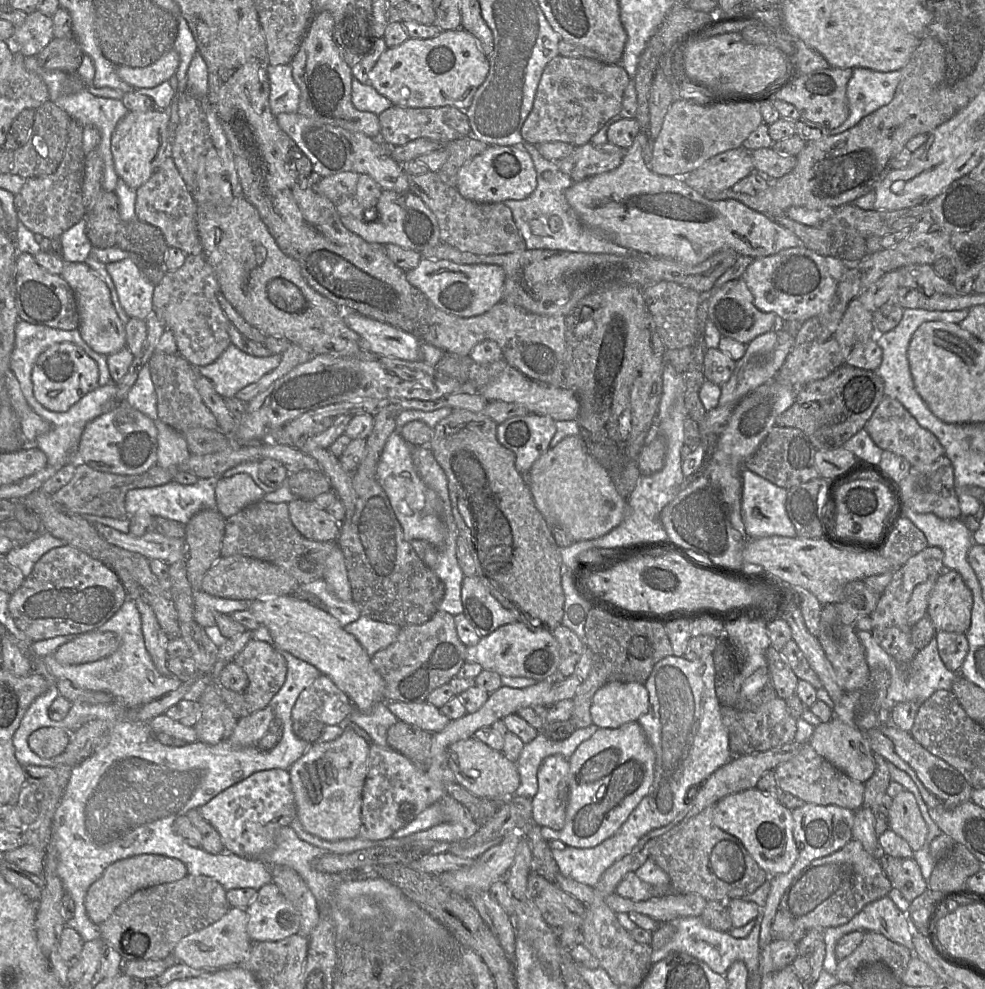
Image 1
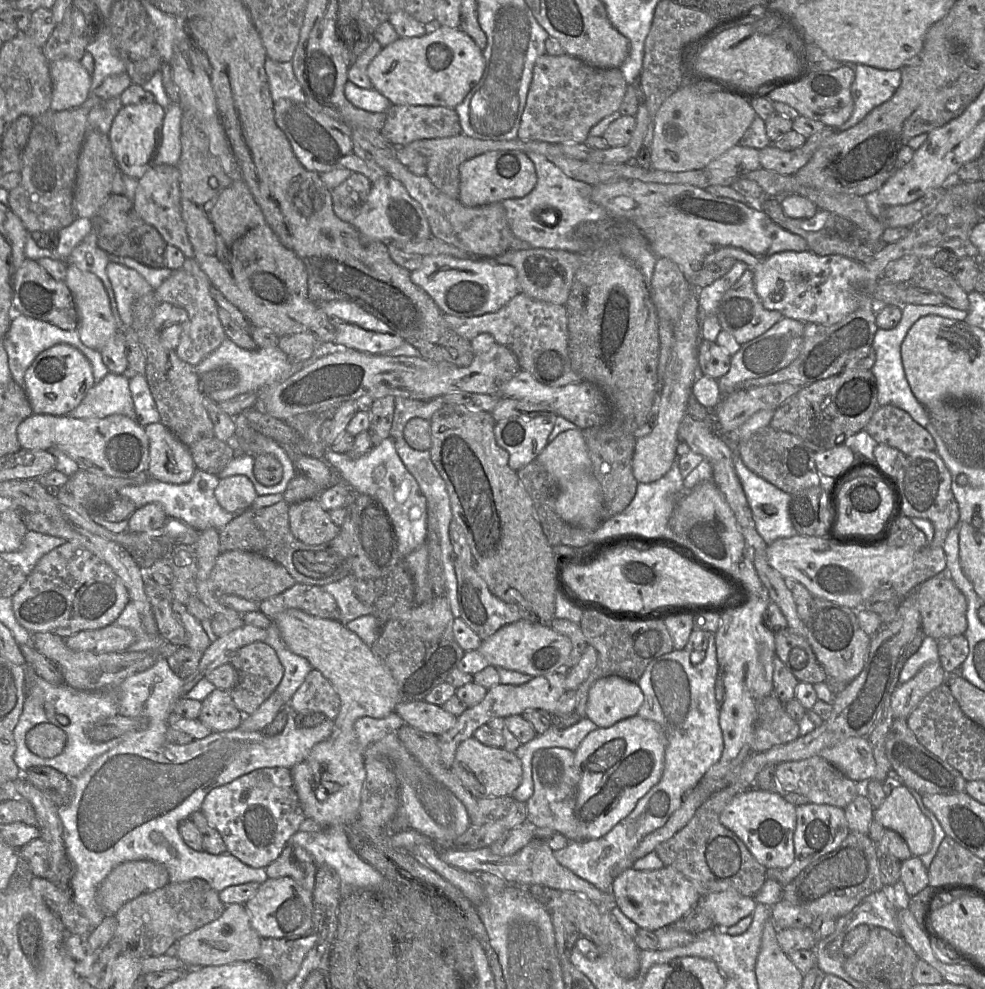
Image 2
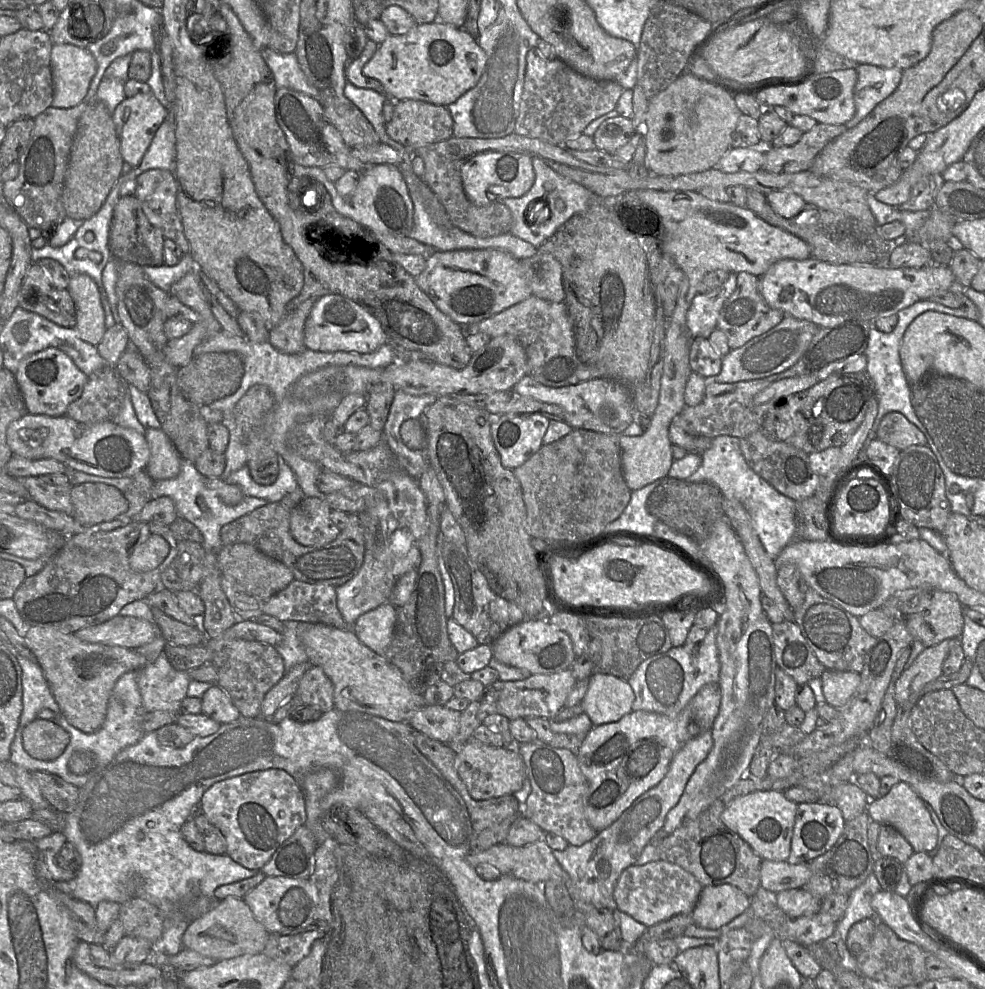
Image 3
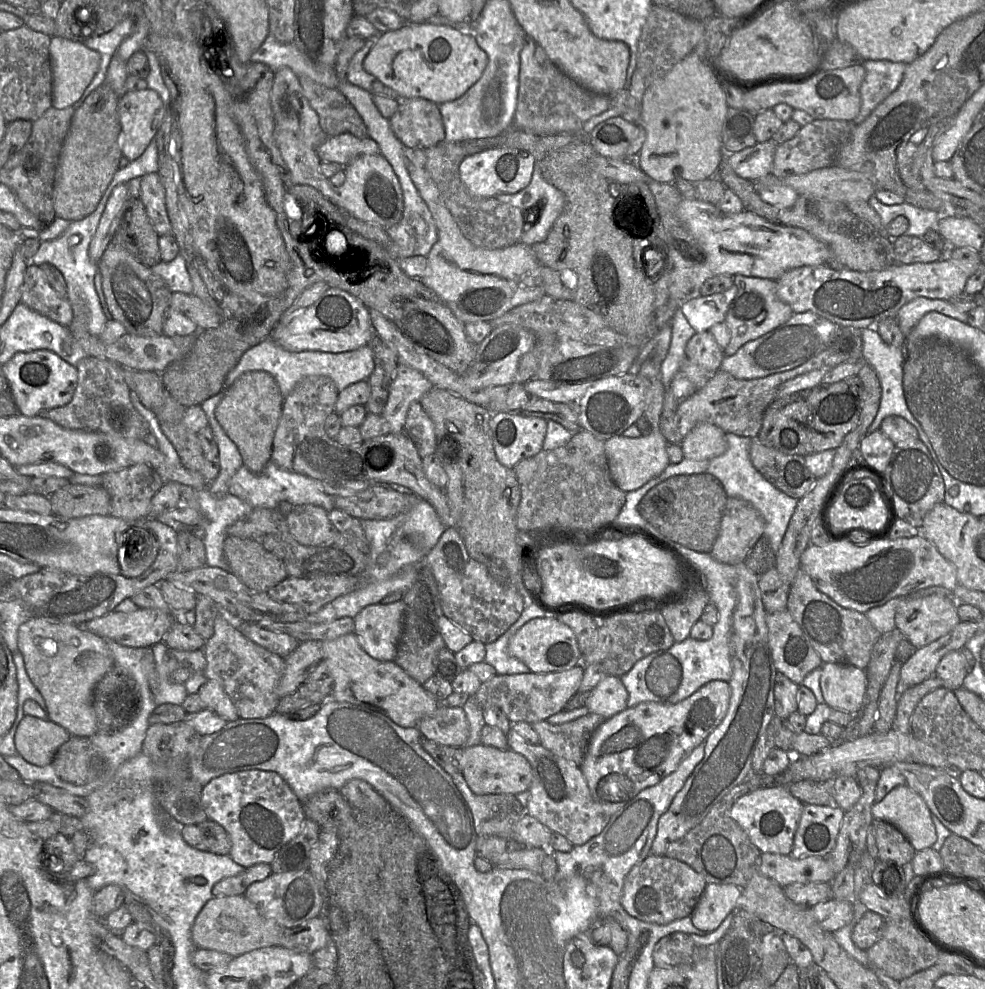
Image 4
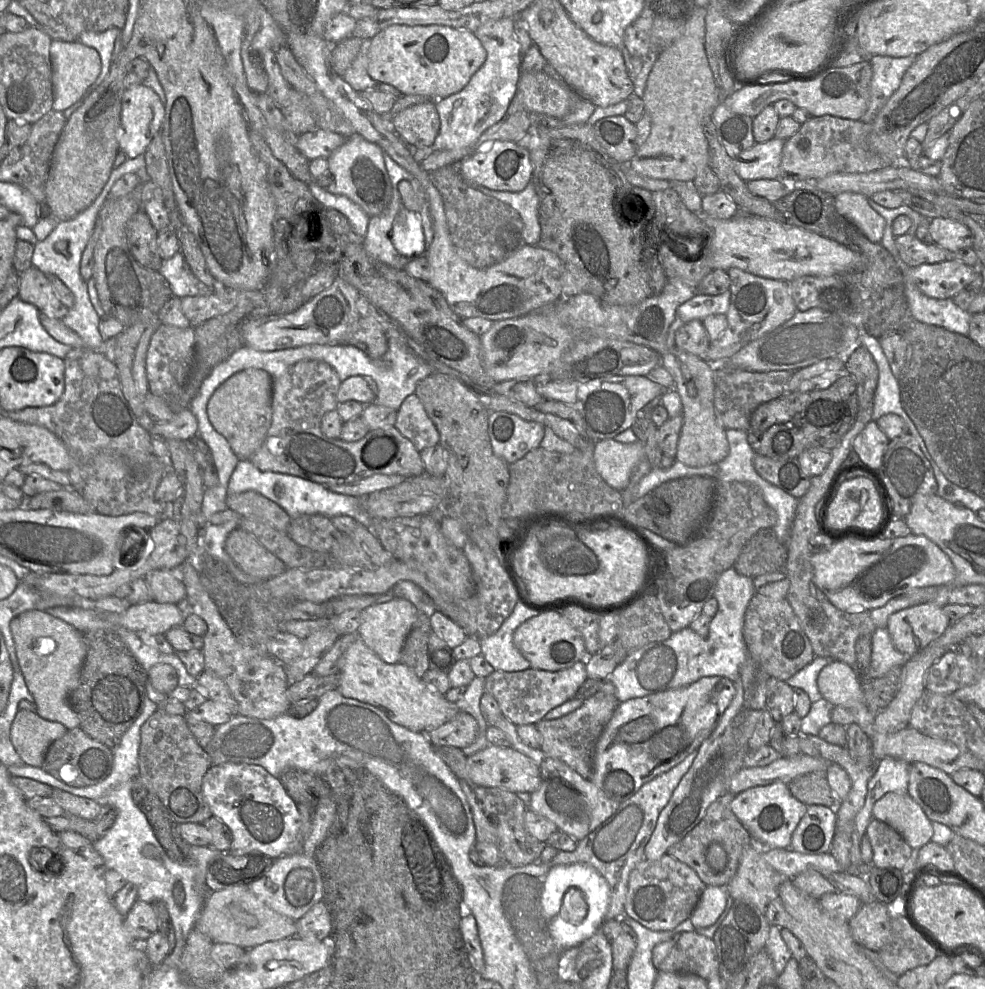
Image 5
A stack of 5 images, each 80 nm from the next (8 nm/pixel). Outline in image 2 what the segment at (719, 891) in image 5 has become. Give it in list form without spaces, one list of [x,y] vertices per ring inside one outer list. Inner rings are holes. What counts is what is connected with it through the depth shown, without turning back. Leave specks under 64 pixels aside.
[[[725,890],[701,897],[701,903],[714,921],[715,927],[733,926],[746,916],[752,915],[757,902],[735,890]]]

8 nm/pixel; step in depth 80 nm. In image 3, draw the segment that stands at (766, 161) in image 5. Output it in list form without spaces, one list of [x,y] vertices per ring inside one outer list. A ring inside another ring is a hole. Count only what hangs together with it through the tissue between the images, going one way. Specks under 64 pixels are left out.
[[[766,146],[758,148],[730,148],[716,166],[722,172],[757,172],[764,169]]]

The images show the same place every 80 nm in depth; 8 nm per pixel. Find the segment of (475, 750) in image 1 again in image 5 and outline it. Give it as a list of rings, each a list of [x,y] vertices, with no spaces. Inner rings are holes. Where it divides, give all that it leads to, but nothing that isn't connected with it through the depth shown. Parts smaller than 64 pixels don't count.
[[[488,745],[467,757],[467,769],[472,782],[482,787],[496,787],[513,793],[533,793],[541,784],[537,765],[512,747]]]

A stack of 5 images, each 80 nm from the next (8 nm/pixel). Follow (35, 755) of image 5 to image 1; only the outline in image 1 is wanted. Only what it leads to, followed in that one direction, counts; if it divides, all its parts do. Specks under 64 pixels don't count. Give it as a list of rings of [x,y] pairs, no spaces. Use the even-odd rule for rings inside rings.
[[[57,727],[38,728],[28,737],[28,746],[31,751],[43,759],[61,754],[68,743],[68,733]]]

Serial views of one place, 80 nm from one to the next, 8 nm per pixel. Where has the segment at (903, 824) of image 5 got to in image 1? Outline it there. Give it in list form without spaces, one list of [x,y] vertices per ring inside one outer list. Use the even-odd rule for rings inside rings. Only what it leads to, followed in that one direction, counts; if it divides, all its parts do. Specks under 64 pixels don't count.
[[[904,790],[895,796],[886,817],[889,829],[906,840],[914,852],[923,847],[928,826],[911,792]]]

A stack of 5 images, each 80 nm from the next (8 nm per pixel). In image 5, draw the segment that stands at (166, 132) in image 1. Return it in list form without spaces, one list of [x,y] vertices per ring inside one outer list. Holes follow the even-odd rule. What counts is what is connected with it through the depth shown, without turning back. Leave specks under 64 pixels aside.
[[[144,83],[126,87],[121,101],[120,151],[129,159],[144,155],[160,130],[165,106]]]

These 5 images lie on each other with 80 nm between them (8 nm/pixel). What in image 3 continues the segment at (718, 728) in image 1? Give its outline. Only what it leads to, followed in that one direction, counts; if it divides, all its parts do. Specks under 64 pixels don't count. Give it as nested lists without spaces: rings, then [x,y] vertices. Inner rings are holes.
[[[717,624],[708,629],[705,639],[698,645],[685,644],[672,647],[670,650],[657,654],[643,661],[627,680],[635,694],[632,705],[633,711],[655,712],[669,717],[677,716],[700,691],[702,687],[710,683],[718,683],[720,679],[720,661],[717,647]],[[711,730],[692,738],[674,755],[662,781],[638,797],[609,827],[581,846],[569,845],[563,851],[553,850],[555,859],[569,875],[569,881],[565,885],[576,902],[609,910],[617,908],[614,889],[621,873],[635,865],[642,850],[662,829],[668,812],[679,802],[687,782],[712,747]]]

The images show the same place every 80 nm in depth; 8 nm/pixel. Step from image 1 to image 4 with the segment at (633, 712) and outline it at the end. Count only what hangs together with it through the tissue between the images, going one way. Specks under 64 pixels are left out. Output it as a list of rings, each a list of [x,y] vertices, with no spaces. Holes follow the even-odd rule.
[[[607,675],[590,691],[585,706],[607,720],[625,710],[627,700],[628,692],[620,677]]]

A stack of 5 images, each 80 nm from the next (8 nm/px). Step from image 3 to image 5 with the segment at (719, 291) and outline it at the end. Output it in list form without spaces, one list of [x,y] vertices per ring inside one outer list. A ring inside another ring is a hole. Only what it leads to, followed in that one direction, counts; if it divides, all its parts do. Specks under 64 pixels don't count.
[[[725,291],[720,295],[696,294],[678,308],[678,317],[687,323],[692,320],[703,321],[713,314],[727,314],[731,293]]]

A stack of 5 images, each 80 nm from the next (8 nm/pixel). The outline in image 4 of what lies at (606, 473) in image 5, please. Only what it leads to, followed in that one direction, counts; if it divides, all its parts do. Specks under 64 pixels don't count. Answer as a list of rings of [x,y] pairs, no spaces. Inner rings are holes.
[[[660,428],[652,429],[648,435],[638,438],[619,435],[605,440],[605,453],[610,475],[617,487],[627,493],[637,490],[659,476],[670,464],[667,445],[668,442]]]

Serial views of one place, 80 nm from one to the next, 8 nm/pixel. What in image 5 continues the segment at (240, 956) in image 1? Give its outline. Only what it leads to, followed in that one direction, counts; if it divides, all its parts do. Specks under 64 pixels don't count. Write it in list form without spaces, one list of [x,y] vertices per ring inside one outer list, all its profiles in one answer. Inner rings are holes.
[[[236,885],[210,892],[199,913],[196,927],[213,943],[234,944],[245,950],[269,941],[292,937],[297,933],[296,921],[268,907],[250,890],[249,885]]]

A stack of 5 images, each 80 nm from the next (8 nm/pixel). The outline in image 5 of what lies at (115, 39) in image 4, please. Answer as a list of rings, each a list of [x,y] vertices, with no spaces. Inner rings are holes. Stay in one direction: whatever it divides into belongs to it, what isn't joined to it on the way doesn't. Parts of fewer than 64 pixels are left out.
[[[110,28],[103,32],[84,32],[79,41],[84,45],[93,47],[101,57],[101,72],[96,81],[88,87],[82,97],[88,97],[107,77],[113,62],[115,42],[121,33],[121,28]]]

